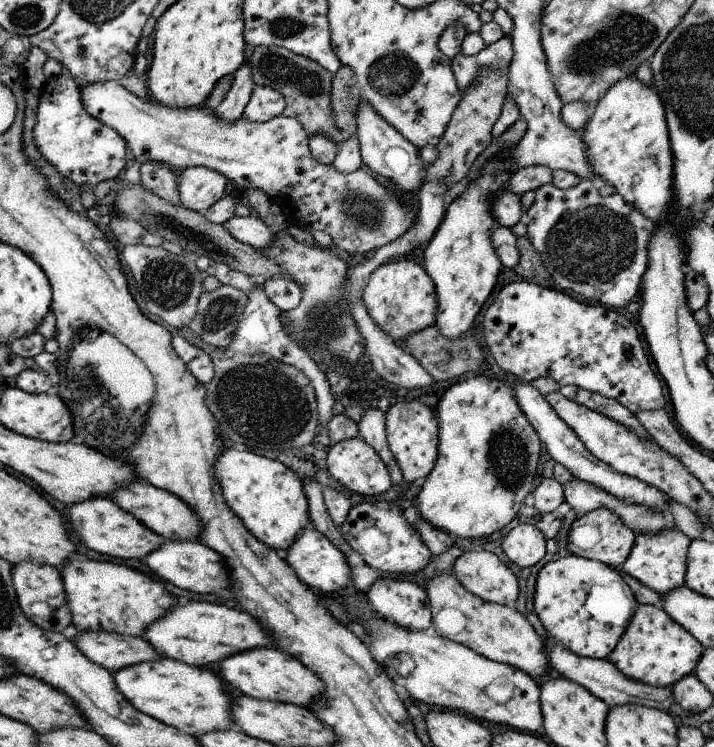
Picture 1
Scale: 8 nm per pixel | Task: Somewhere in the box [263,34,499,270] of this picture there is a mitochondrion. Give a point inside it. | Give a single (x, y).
(394, 74)

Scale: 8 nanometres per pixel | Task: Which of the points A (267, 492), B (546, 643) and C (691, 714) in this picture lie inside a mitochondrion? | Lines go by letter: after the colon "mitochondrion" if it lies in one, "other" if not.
A: other
B: other
C: other

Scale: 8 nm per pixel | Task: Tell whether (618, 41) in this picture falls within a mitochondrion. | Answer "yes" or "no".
yes

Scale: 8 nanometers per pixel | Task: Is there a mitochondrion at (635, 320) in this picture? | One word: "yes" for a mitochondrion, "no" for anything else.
no

